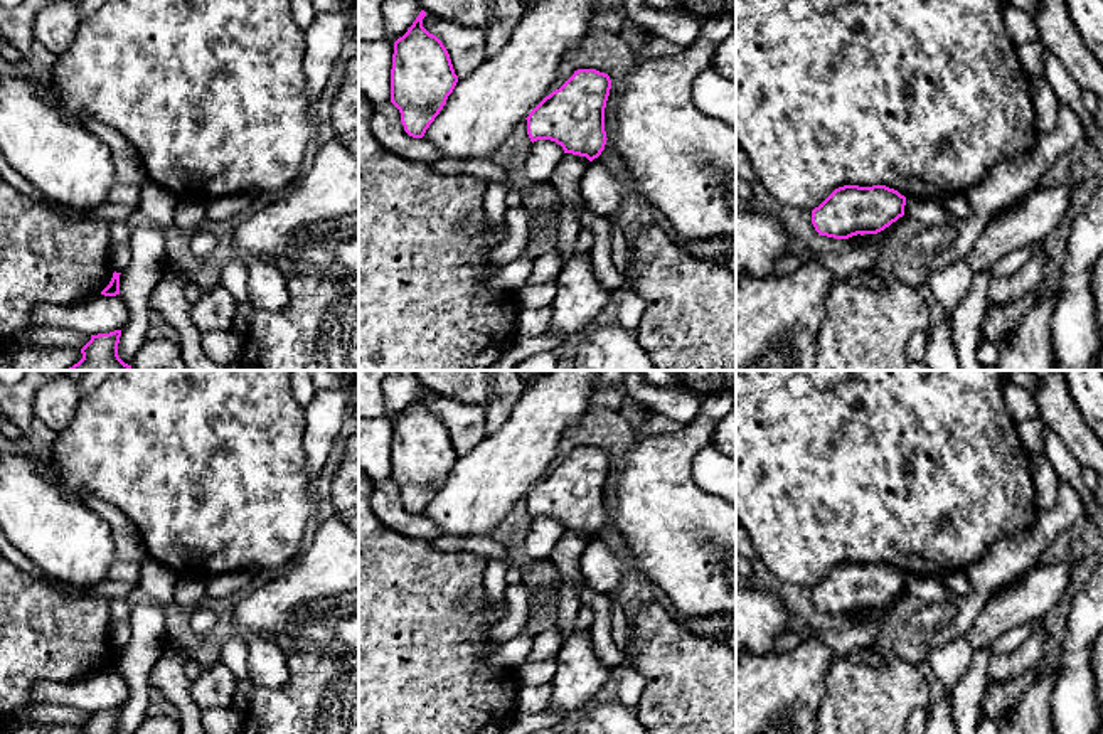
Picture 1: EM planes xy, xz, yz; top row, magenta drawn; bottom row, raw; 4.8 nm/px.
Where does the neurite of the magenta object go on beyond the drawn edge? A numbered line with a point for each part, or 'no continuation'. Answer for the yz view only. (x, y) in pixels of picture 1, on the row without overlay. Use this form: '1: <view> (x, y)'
no continuation

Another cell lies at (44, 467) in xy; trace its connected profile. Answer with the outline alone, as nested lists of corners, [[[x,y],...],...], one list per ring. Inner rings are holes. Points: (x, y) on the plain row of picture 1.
[[[32,460],[32,463],[35,465],[37,471],[52,485],[56,485],[61,493],[71,500],[83,500],[81,497],[72,495],[57,478],[52,465],[49,460]]]

